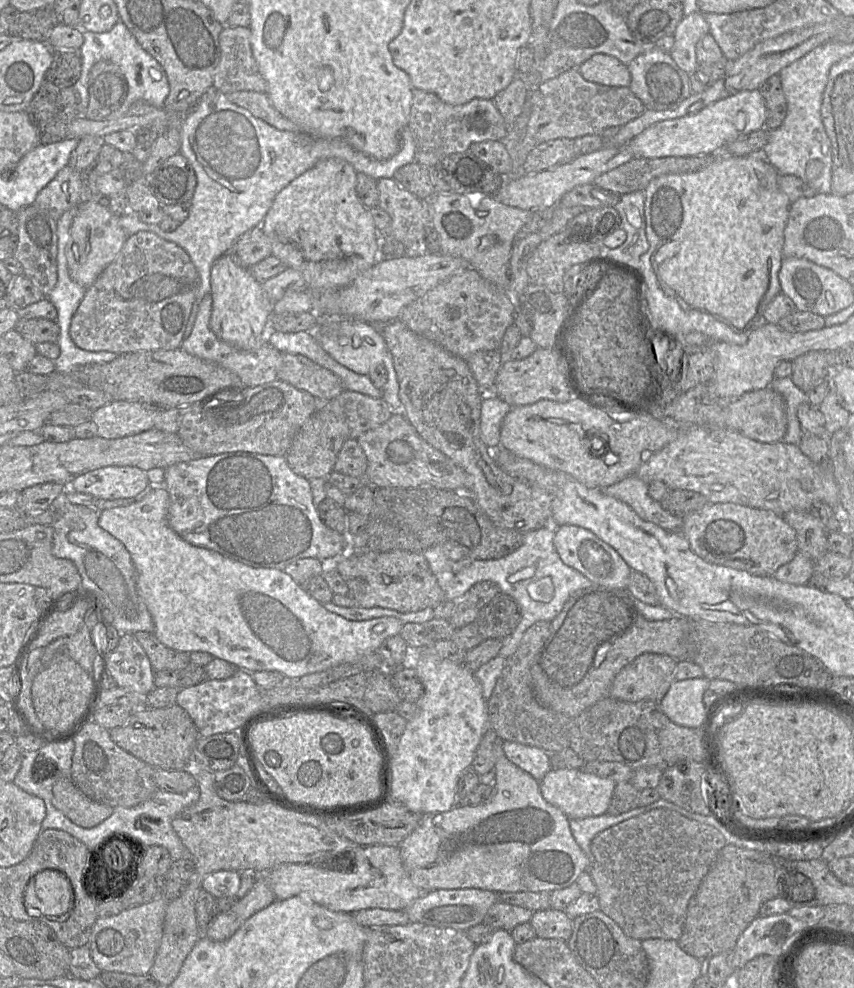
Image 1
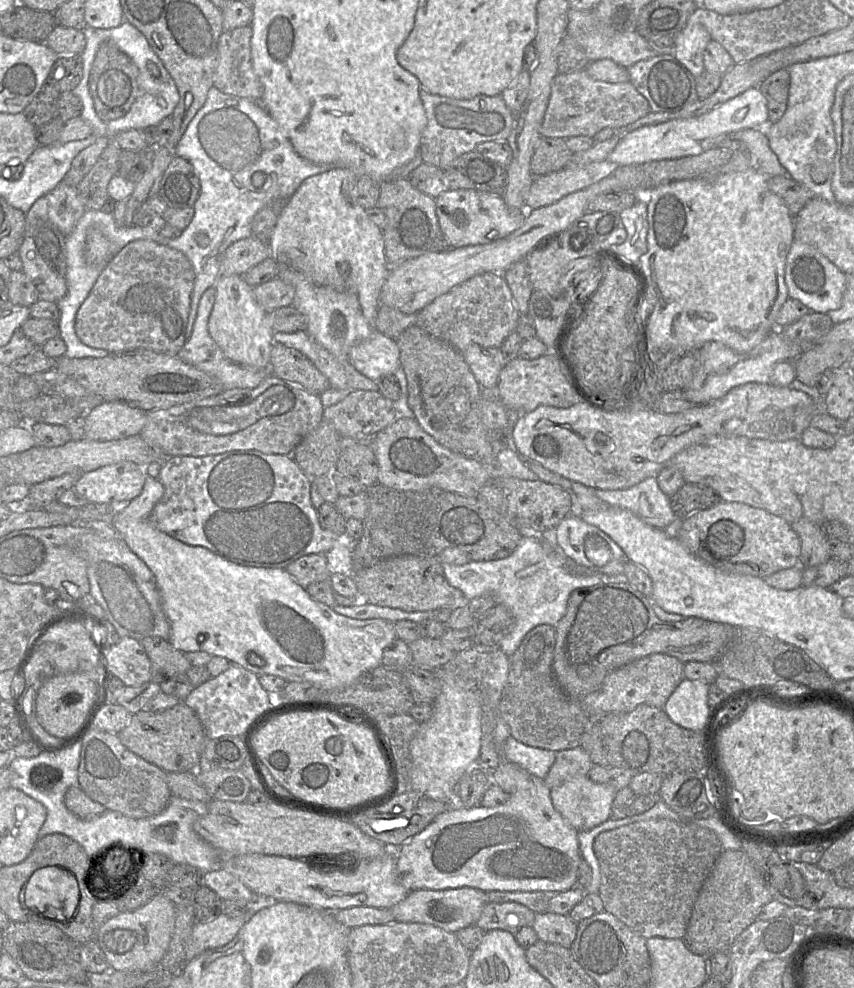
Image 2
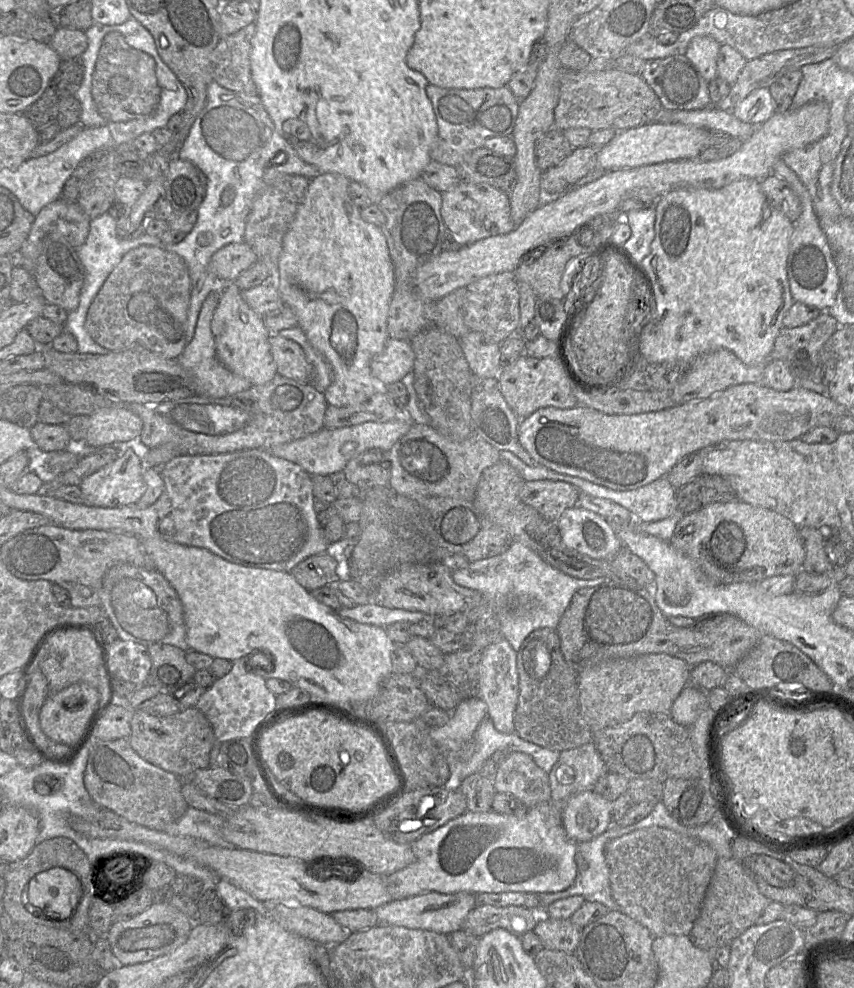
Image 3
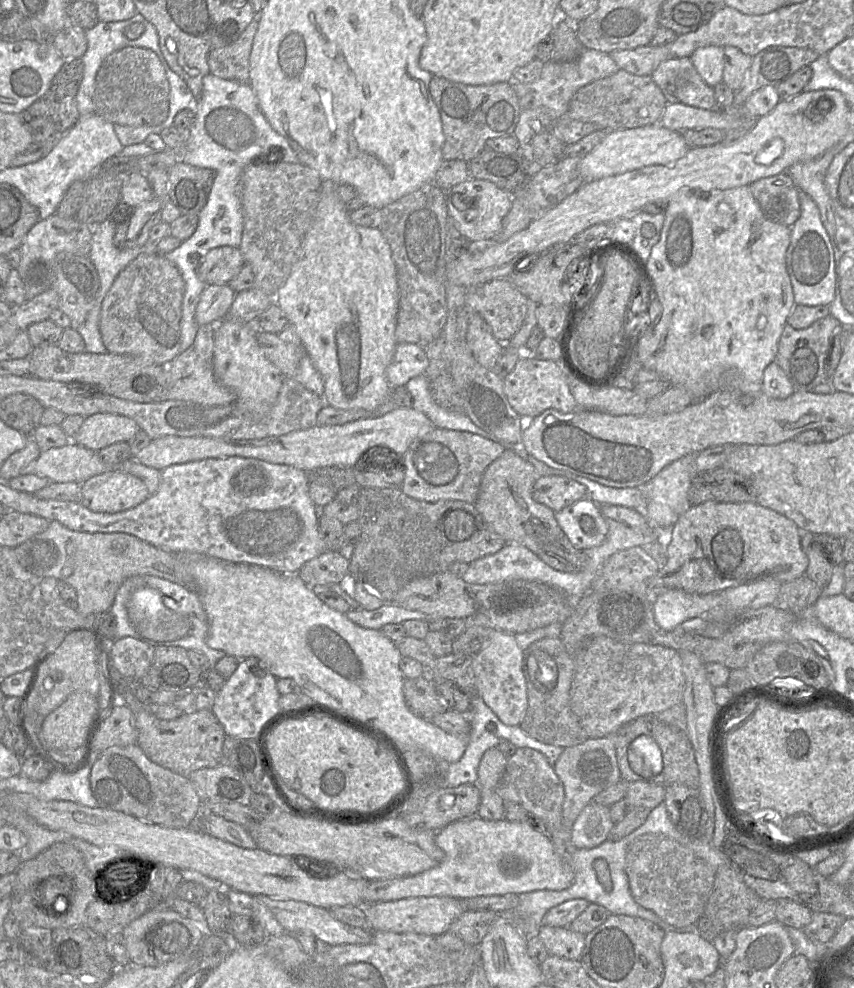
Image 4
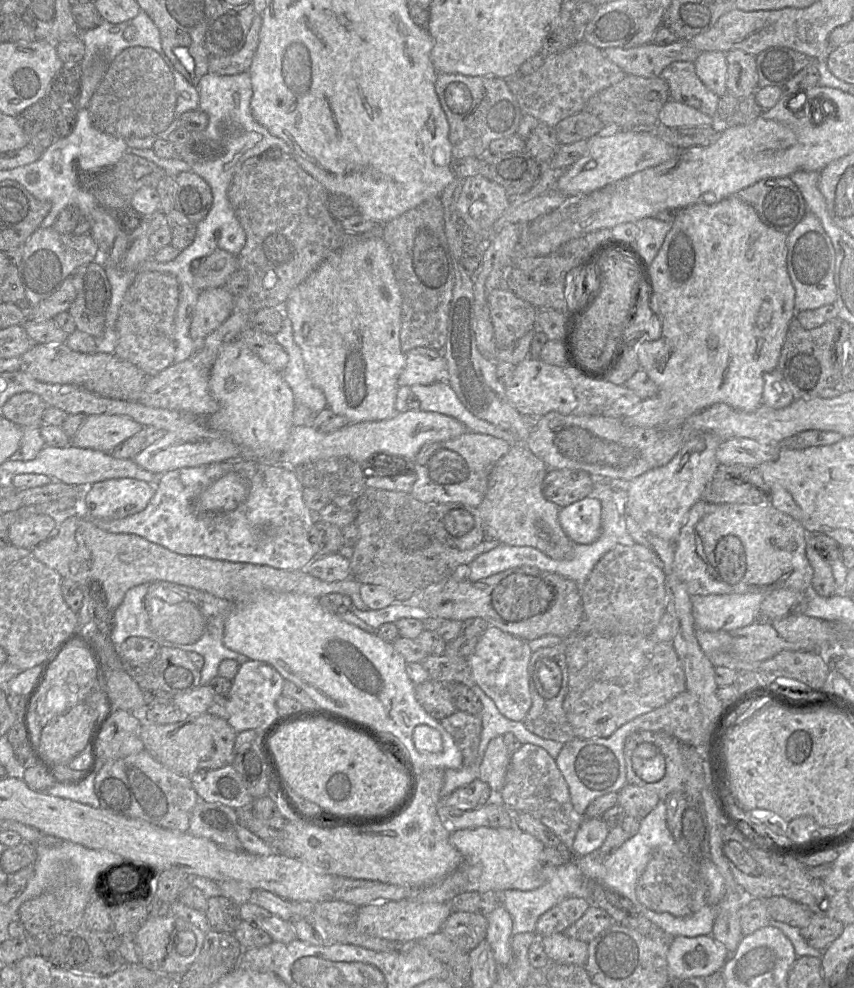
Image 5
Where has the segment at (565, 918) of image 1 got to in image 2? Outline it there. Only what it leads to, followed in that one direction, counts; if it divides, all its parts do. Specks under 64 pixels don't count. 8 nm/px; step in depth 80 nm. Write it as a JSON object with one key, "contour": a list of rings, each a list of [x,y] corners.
{"contour":[[[550,911],[536,913],[532,923],[538,939],[570,948],[577,933],[577,923],[569,915]]]}

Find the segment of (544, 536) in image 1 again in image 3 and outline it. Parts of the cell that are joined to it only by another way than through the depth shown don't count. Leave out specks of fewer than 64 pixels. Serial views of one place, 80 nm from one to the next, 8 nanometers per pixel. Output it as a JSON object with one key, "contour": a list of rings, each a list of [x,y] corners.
{"contour":[[[513,542],[500,555],[472,562],[464,569],[452,571],[452,579],[457,585],[475,590],[484,597],[500,623],[502,637],[516,652],[534,630],[556,630],[576,591],[606,581],[603,577],[577,579],[569,576],[547,564],[521,542]]]}

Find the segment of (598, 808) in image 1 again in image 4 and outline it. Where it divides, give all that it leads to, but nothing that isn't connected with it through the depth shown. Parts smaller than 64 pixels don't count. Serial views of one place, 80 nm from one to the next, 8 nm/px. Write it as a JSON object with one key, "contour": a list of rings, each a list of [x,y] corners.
{"contour":[[[591,801],[583,808],[571,828],[573,848],[594,848],[609,839],[615,825],[610,818],[609,807]]]}

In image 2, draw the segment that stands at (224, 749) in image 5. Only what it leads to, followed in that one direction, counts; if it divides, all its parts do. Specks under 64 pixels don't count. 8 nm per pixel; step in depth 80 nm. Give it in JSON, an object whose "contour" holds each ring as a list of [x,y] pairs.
{"contour":[[[180,702],[162,712],[141,710],[132,714],[127,726],[118,733],[121,743],[131,752],[165,772],[194,772],[204,756],[204,727],[194,710]]]}

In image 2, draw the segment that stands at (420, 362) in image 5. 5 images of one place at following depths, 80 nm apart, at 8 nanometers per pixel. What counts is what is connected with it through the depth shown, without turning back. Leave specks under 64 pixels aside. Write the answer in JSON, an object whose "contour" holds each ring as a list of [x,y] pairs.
{"contour":[[[377,330],[366,340],[354,344],[349,350],[348,359],[357,371],[374,382],[381,377],[394,375],[400,368],[400,351],[396,340]]]}

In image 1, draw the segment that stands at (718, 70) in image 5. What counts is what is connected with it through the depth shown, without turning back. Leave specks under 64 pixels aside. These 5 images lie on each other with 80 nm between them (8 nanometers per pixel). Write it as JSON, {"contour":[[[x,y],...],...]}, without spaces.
{"contour":[[[695,11],[685,15],[673,34],[674,46],[669,52],[670,56],[687,73],[692,73],[698,67],[696,45],[709,34],[709,25],[702,14]]]}

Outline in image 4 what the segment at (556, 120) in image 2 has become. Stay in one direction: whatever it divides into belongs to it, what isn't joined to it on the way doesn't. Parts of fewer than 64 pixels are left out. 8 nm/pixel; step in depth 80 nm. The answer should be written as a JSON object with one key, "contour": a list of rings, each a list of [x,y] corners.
{"contour":[[[624,70],[581,87],[572,96],[565,117],[595,124],[599,130],[626,130],[660,122],[667,100],[651,76],[637,76]]]}

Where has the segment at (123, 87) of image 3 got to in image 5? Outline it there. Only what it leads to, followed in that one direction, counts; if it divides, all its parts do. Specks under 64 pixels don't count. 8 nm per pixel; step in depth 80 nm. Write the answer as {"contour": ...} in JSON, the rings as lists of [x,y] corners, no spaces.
{"contour":[[[134,46],[124,49],[108,64],[87,109],[96,130],[126,141],[165,130],[175,118],[175,107],[175,80],[167,64],[152,48]]]}

